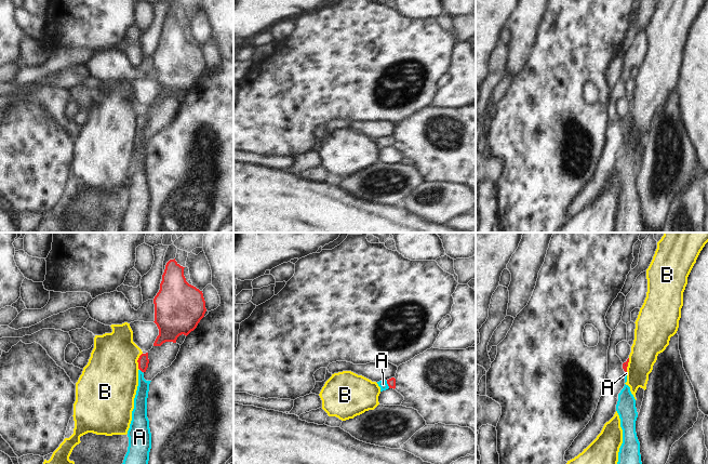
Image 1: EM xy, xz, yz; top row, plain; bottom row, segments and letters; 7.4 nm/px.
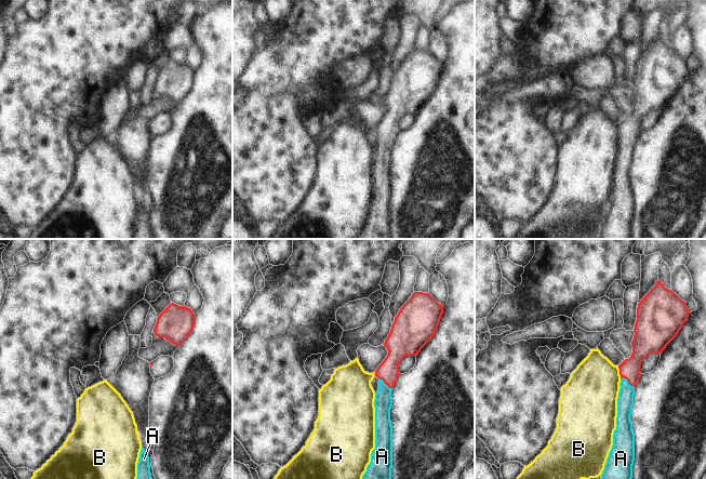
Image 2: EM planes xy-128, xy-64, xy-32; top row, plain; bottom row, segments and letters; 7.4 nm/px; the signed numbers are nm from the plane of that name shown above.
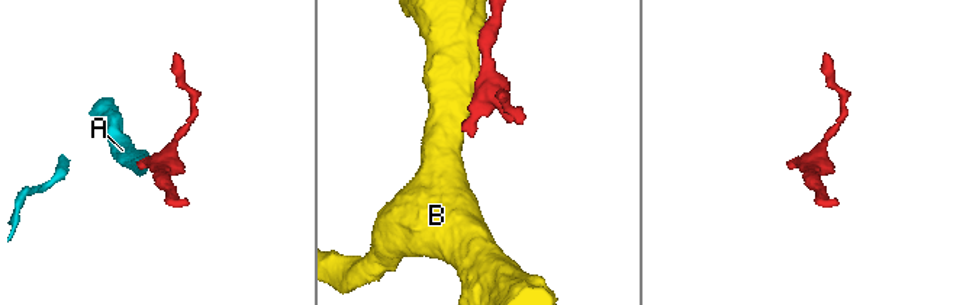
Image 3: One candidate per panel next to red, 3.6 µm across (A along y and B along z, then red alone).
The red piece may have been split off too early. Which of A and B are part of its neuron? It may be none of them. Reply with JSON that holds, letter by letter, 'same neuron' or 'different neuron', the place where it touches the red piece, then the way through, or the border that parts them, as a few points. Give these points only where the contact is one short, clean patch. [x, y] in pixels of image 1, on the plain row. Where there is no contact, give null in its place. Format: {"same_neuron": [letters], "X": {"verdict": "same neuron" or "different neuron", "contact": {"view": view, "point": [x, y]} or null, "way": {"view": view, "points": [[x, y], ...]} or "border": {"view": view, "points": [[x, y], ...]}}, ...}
{"same_neuron": ["A"], "A": {"verdict": "same neuron", "contact": {"view": "xz", "point": [387, 141]}, "way": {"view": "xz", "points": [[391, 140], [387, 141], [383, 142]]}}, "B": {"verdict": "different neuron", "contact": {"view": "xy", "point": [137, 119]}, "border": {"view": "xy", "points": [[142, 110], [137, 118], [138, 127]]}}}

